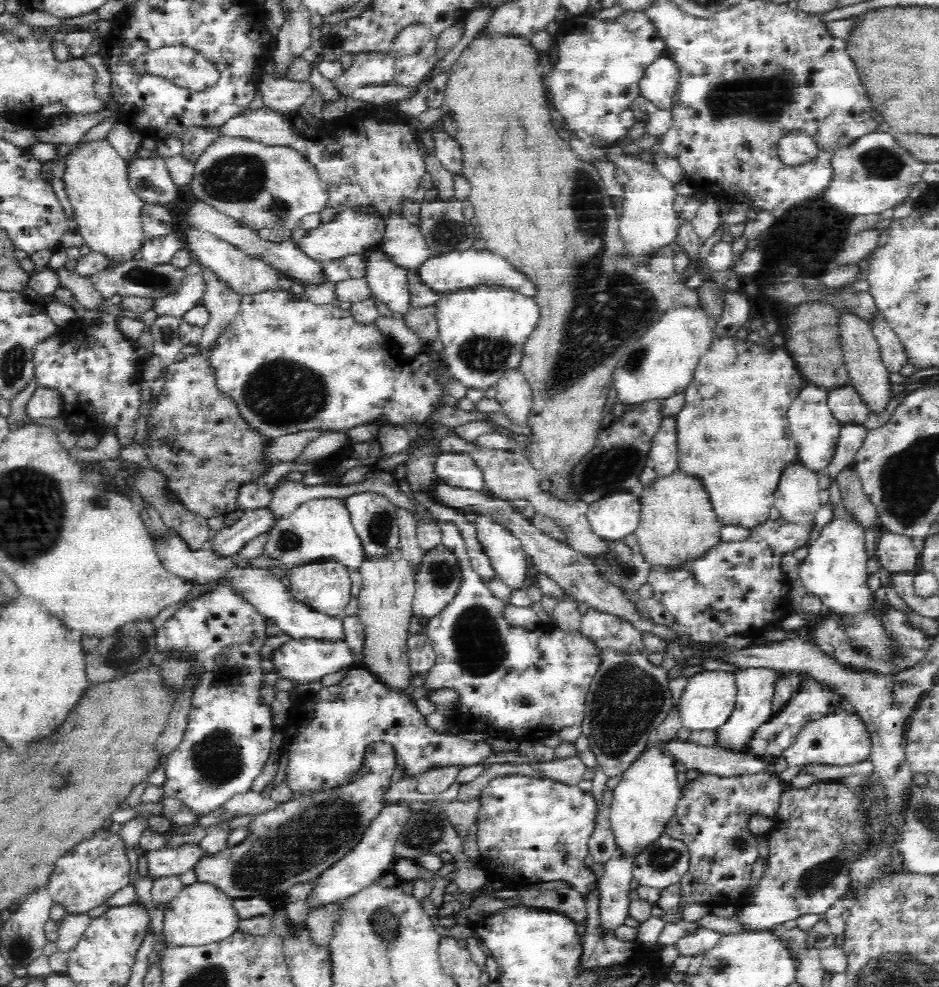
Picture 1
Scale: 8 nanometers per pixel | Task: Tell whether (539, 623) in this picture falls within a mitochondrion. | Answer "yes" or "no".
no

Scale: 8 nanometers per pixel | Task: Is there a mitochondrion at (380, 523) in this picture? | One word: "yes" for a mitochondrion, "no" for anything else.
yes

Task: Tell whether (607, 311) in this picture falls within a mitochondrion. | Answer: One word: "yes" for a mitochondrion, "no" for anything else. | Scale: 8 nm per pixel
yes

